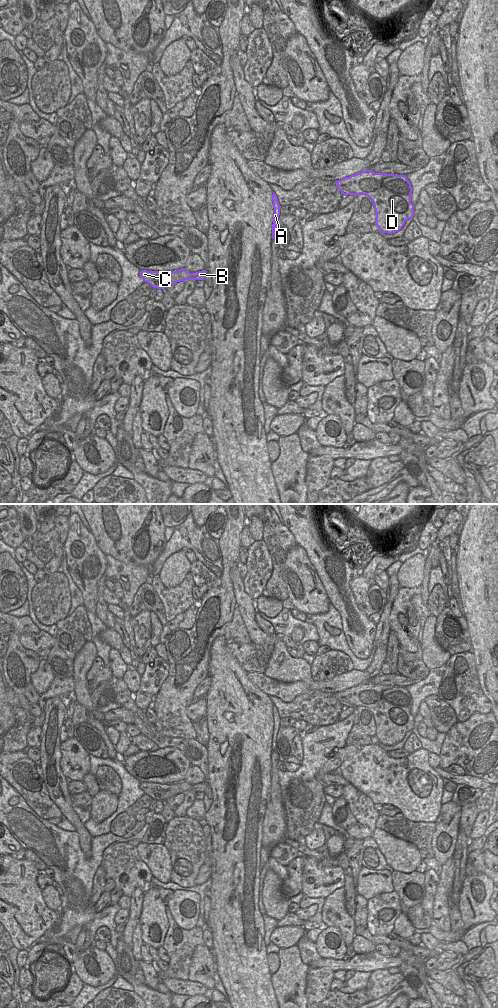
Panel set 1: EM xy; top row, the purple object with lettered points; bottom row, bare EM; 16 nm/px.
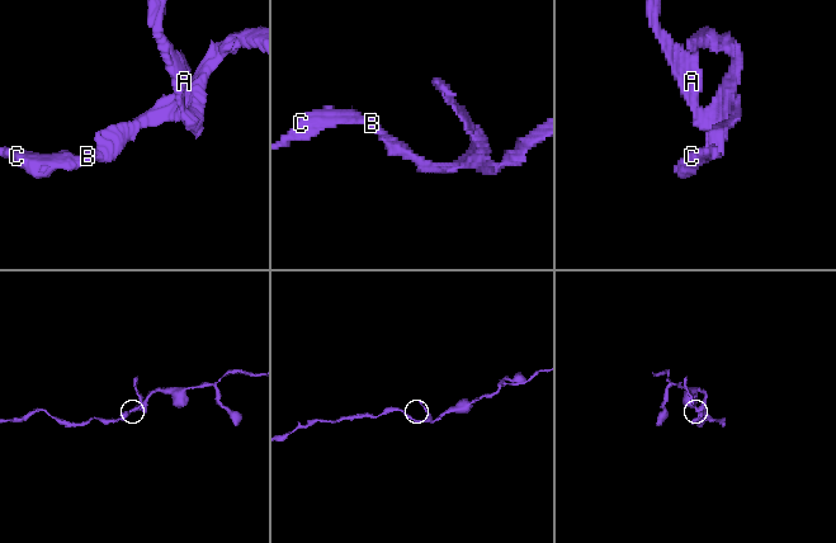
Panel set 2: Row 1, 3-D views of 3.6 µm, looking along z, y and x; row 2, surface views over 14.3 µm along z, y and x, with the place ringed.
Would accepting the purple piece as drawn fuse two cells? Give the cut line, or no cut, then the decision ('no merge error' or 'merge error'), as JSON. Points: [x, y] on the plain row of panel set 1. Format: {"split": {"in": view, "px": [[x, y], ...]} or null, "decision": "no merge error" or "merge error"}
{"split": {"in": "xy", "px": [[275, 745], [273, 750]]}, "decision": "merge error"}

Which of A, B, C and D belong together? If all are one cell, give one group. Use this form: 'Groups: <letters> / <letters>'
Groups: A / B C D

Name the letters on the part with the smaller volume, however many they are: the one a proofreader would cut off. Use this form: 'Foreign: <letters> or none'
Foreign: A

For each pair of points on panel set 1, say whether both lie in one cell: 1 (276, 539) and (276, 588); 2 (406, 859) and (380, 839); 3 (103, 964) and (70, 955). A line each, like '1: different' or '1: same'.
1: same
2: same
3: same

